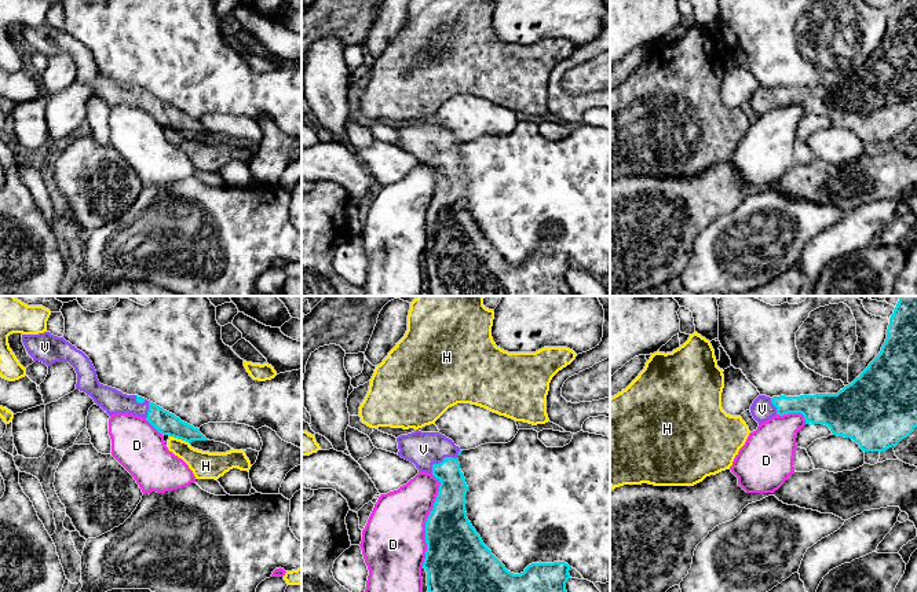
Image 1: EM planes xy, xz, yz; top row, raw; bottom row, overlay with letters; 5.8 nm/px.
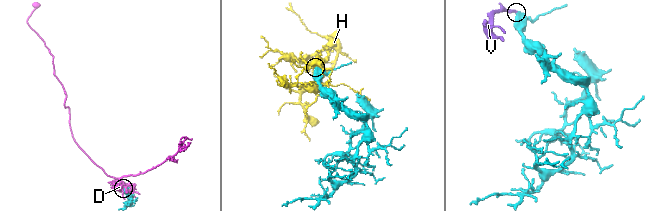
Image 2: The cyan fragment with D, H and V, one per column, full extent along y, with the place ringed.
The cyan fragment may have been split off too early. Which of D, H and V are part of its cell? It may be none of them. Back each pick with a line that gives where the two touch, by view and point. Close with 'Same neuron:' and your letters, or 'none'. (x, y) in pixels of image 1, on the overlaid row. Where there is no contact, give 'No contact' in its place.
V: Touches cyan at xz (442, 461)
Same neuron: V

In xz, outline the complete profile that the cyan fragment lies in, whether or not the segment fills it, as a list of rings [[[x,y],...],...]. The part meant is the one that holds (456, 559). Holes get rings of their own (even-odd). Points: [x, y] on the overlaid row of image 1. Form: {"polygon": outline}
{"polygon": [[[421,432],[397,438],[398,456],[413,463],[421,472],[434,475],[439,482],[439,491],[425,522],[425,559],[428,592],[567,592],[570,566],[565,562],[531,563],[523,573],[514,574],[483,544],[472,527],[465,512],[468,486],[460,469],[461,449],[439,432]]]}

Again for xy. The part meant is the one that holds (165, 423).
{"polygon": [[[50,332],[22,335],[22,343],[33,361],[40,361],[47,366],[55,362],[69,362],[77,373],[76,390],[89,395],[109,416],[129,413],[146,419],[162,435],[189,443],[191,441],[208,441],[198,428],[182,421],[156,403],[101,384],[89,358],[63,337],[54,336]]]}

